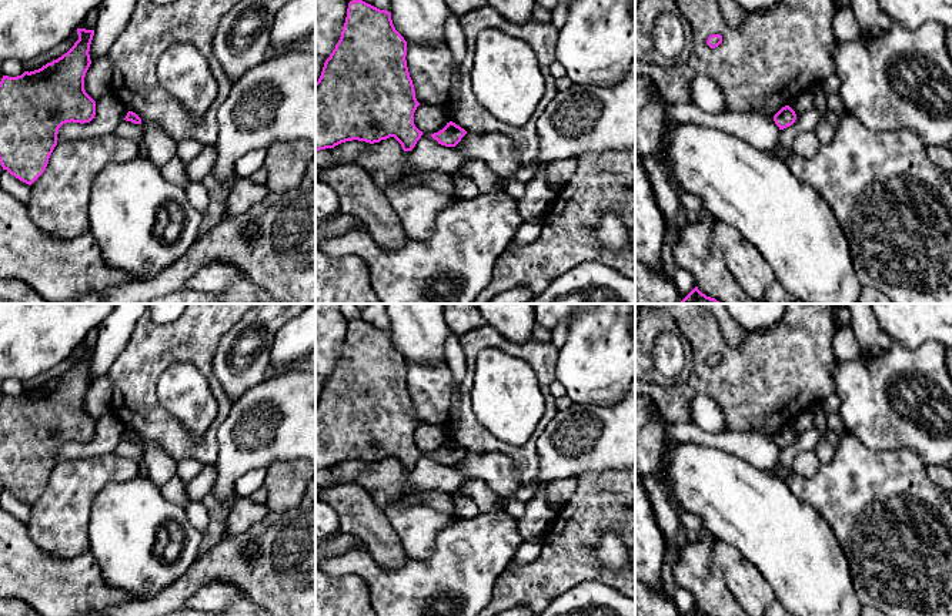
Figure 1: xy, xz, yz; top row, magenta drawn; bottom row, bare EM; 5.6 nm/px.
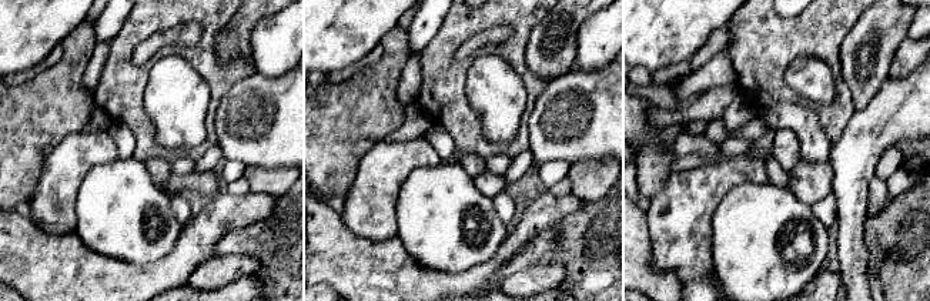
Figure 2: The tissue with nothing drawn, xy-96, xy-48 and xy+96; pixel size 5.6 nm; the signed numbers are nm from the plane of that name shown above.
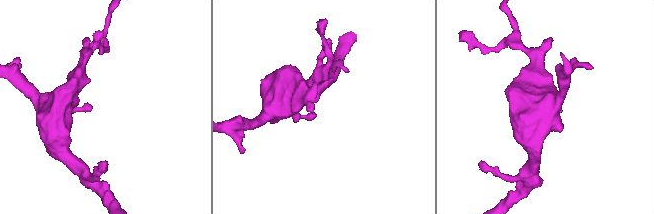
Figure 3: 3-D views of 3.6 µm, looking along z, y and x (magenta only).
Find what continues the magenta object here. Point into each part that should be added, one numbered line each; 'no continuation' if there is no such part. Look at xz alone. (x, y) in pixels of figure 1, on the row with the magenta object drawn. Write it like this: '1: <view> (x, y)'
no continuation

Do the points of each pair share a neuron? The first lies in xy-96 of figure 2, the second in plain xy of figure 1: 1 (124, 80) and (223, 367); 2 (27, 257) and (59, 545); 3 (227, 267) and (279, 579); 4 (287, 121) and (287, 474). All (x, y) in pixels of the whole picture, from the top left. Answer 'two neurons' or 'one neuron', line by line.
1: two neurons
2: two neurons
3: two neurons
4: two neurons

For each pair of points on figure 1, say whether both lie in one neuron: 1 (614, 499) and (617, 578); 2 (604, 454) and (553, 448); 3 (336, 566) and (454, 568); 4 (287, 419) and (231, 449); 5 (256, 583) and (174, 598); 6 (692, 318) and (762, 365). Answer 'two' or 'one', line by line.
1: one
2: one
3: one
4: one
5: one
6: one

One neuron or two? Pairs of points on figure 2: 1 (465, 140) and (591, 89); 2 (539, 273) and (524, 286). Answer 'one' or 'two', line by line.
1: two
2: one

